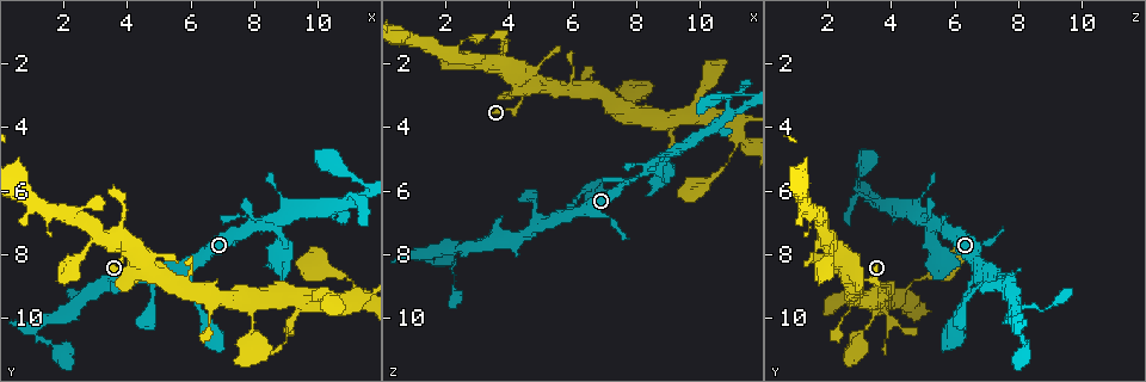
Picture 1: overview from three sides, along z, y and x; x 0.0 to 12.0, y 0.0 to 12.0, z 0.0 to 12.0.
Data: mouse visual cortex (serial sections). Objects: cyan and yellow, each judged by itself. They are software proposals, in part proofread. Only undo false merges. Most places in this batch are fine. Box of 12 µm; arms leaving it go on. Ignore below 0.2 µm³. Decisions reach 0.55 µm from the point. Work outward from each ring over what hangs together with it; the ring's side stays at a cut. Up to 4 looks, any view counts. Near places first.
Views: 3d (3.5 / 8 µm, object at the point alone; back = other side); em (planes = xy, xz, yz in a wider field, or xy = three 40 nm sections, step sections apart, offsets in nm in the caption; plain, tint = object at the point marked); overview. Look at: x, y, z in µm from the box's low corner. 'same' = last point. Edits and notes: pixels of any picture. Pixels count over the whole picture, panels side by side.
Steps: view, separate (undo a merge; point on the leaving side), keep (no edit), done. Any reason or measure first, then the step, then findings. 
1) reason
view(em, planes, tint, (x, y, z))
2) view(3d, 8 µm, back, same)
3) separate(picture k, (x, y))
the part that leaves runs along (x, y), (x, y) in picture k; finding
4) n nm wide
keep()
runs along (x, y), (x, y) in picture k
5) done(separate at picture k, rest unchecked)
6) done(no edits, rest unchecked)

view(em, xy, step 2, tint, (2.3, 9.7, 7.8))

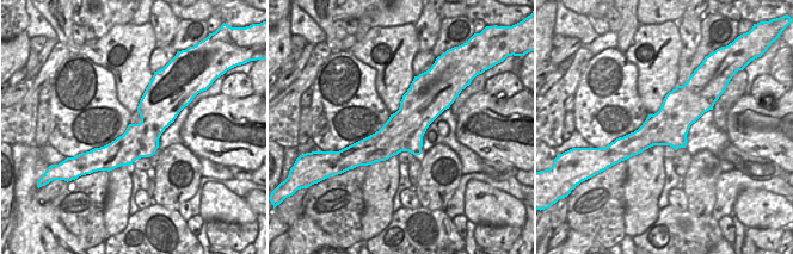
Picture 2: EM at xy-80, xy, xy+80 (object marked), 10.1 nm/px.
view(3d, 3.5 µm, same)

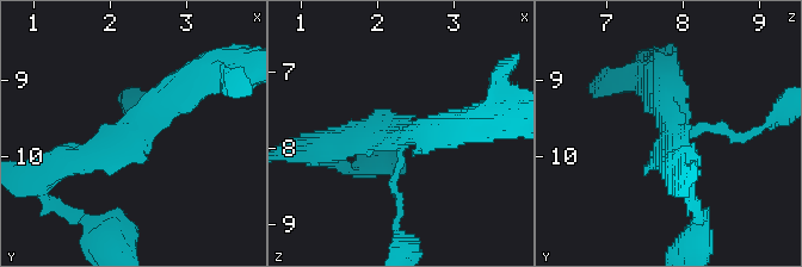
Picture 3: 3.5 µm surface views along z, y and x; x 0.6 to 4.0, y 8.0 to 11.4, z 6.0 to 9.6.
keep()
runs along (711, 99), (620, 142) in picture 2; all the same cell

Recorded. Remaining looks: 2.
calibre changes
view(3d, 3.5 µm, (9.0, 7.6, 5.3))

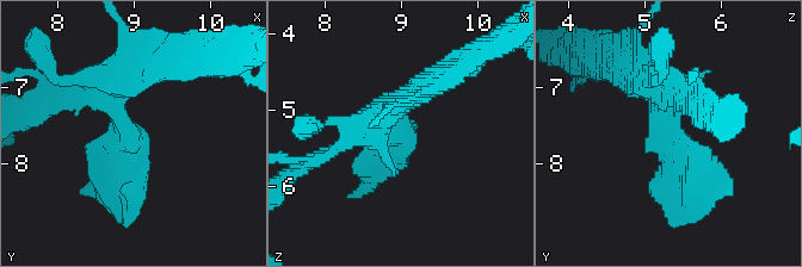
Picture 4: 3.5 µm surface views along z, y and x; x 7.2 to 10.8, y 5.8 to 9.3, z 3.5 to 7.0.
view(em, planes, tint, (9.00, 7.70, 5.30))

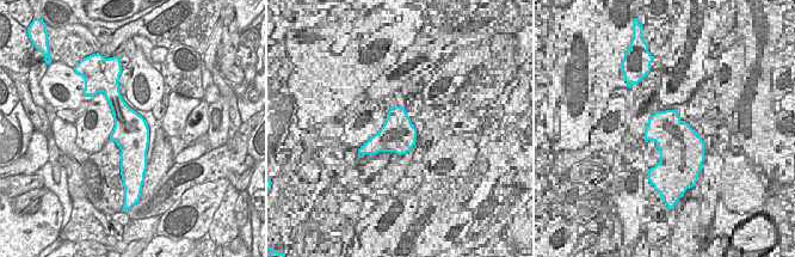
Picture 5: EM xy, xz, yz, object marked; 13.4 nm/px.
keep()
runs along (97, 79), (129, 134), (122, 203) in picture 4; continuous, no second cell

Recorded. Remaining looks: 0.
done(no edits, rest unchecked)

